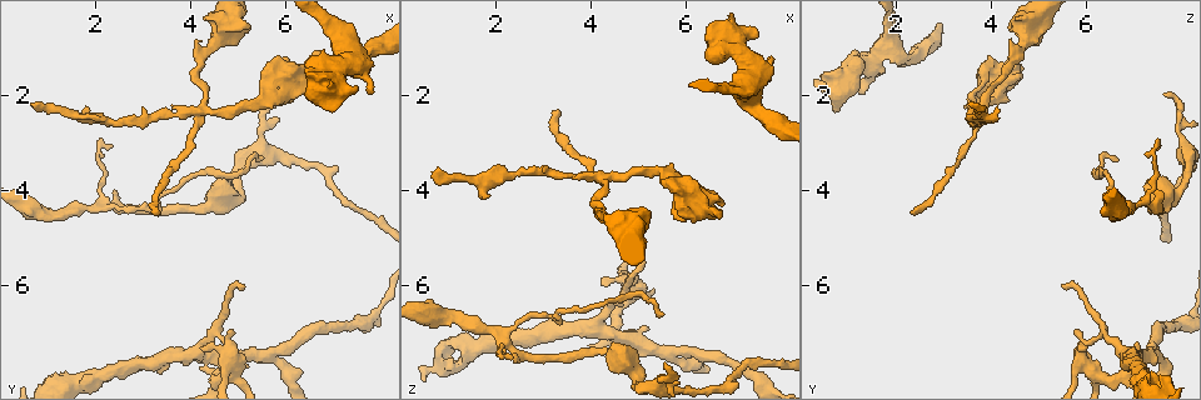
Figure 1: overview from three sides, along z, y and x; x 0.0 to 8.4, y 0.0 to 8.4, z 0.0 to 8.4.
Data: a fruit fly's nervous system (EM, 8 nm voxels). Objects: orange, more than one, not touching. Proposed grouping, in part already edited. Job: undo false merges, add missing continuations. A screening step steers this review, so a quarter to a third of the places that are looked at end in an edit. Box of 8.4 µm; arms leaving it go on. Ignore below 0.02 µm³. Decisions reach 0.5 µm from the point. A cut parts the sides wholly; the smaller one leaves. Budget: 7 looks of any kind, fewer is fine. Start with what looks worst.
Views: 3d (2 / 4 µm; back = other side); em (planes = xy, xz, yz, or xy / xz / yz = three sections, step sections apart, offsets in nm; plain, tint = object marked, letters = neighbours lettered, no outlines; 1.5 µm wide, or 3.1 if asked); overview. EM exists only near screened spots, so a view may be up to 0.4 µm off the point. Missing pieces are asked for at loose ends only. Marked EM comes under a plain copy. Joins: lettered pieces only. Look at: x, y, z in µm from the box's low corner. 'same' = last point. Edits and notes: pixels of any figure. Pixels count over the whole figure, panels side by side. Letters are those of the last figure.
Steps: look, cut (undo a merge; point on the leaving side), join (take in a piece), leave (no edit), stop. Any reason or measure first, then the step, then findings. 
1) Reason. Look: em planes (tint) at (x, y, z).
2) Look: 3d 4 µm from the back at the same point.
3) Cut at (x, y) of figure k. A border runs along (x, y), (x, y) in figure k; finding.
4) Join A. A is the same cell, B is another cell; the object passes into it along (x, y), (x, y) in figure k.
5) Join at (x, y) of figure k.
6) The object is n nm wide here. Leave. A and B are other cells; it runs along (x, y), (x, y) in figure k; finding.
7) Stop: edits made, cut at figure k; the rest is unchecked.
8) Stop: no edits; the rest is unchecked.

Look: 3d 4 µm at (5.50, 2.00, 7.60).

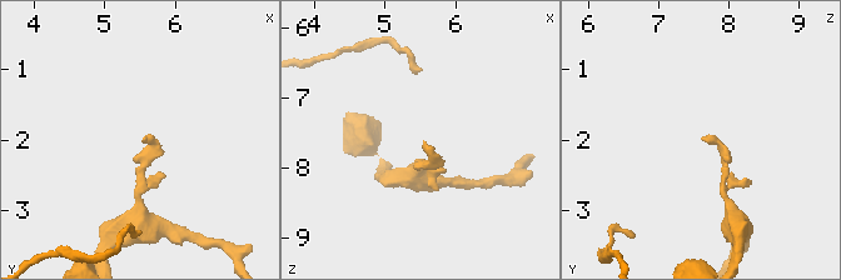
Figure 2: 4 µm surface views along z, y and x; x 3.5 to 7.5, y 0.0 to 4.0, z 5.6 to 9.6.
Look: em planes (letters) at (5.55, 1.95, 7.60).

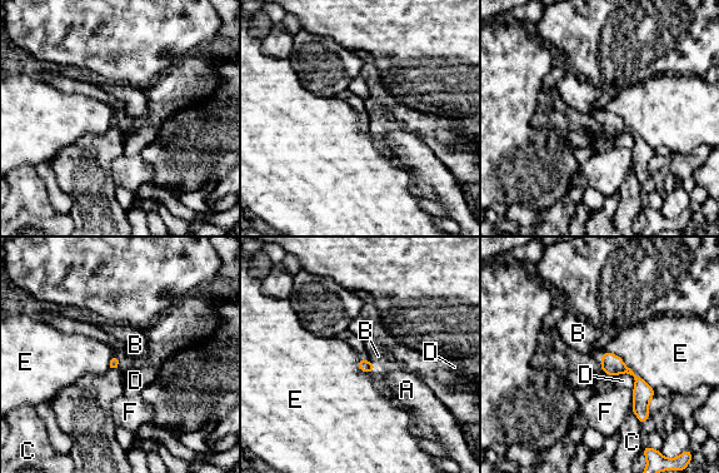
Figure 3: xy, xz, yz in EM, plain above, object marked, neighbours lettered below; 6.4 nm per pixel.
Leave. A, B, C, D, E and F are other cells; a border runs along (605, 349), (617, 354), (653, 389) in figure 3; none of them fits.

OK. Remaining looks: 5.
Branch stops here. Look: 3d 4 µm from the back at (7.05, 2.30, 0.65).

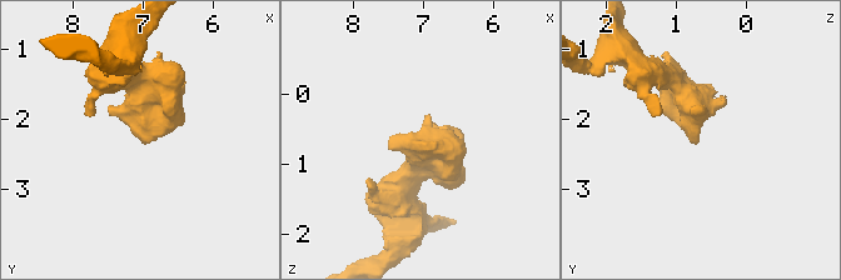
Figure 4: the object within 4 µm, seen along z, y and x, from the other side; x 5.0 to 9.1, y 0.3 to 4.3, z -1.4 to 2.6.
Look: em xy step 8 (tint) at (7.05, 2.35, 0.70).

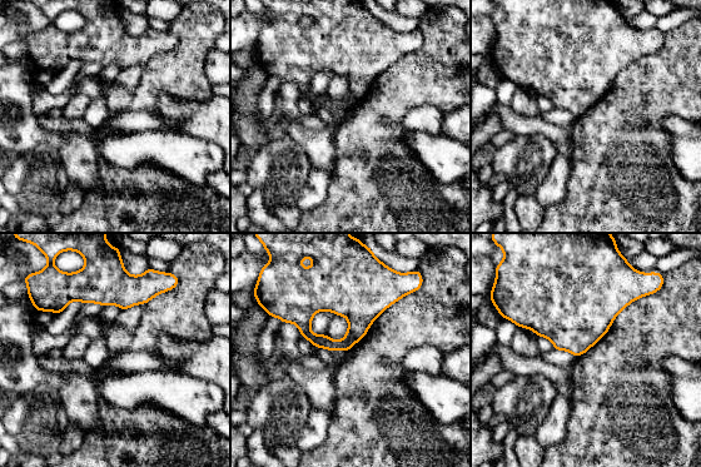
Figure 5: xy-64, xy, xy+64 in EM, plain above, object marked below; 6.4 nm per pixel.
Cut it another way. Look: em planes (letters) at the same point.

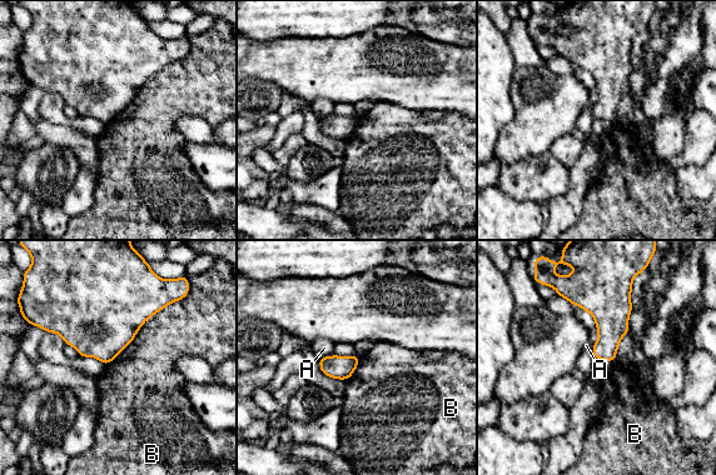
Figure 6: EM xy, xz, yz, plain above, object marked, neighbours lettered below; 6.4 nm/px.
The longest contact is with B, 650 nm. Leave. A and B are other cells; a border runs along (178, 300), (154, 313), (105, 365) in figure 6; none of them fits.

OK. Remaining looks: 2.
Sudden change in width. Look: em planes (letters) at (4.35, 4.25, 7.45).

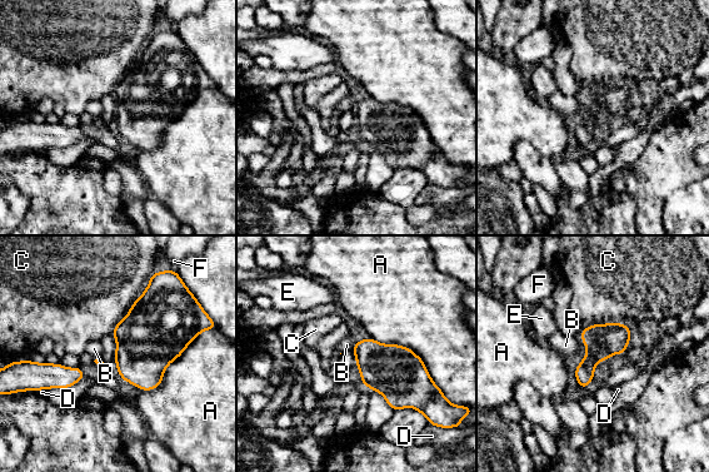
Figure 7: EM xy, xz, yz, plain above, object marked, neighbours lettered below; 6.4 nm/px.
The longest contact is with A, 550 nm. Leave. A, B, C, D, E and F are other cells; a border runs along (579, 337), (585, 347), (583, 358) in figure 7; all the same cell.

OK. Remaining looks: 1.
Stop: no edits; the rest is unchecked.

